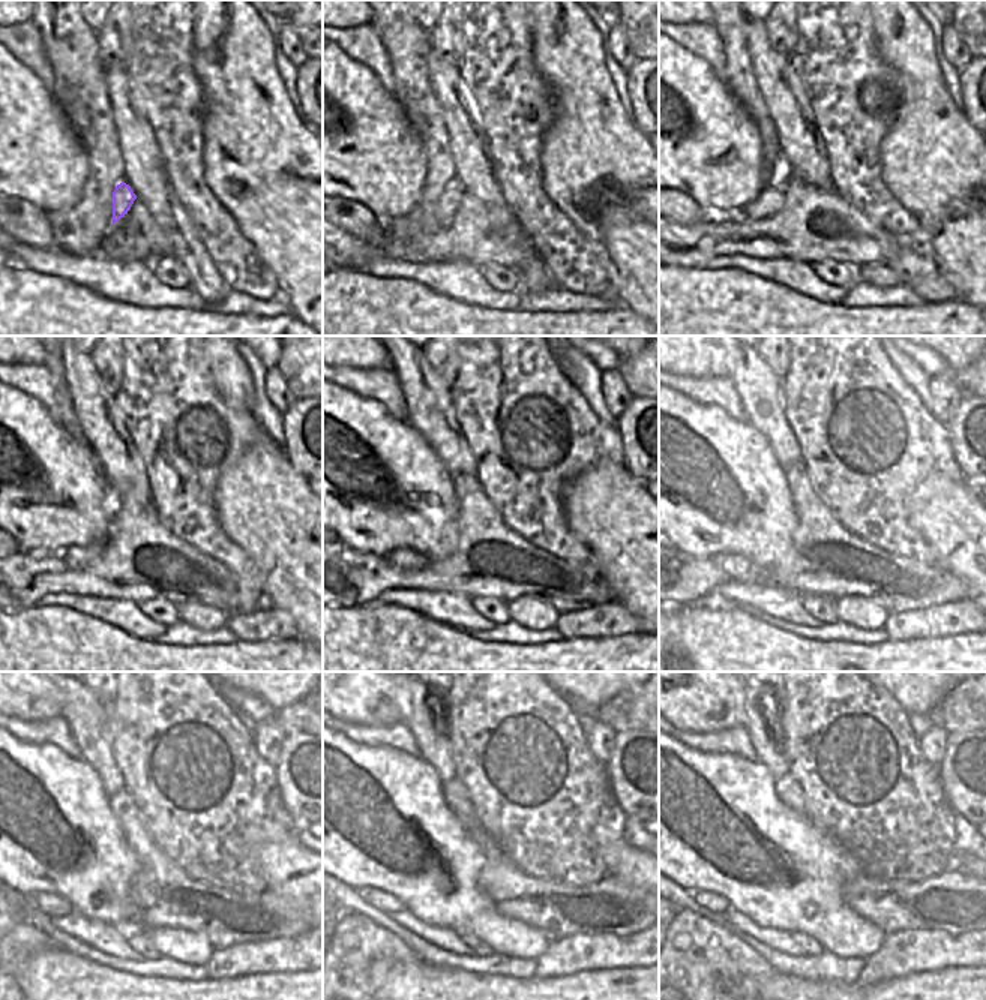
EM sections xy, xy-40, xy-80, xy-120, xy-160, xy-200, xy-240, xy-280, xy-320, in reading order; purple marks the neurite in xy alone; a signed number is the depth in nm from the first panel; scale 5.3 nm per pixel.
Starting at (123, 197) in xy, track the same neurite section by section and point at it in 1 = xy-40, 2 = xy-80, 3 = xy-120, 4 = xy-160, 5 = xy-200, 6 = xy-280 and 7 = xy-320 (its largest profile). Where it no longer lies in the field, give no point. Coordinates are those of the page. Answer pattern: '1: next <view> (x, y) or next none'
1: next xy-40 (450, 197)
2: next xy-80 (770, 200)
3: next xy-120 (75, 556)
4: next xy-160 (407, 559)
5: next xy-200 (736, 567)
6: next xy-280 (377, 898)
7: next xy-320 (709, 900)

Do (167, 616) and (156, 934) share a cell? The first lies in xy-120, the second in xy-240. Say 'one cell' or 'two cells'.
two cells

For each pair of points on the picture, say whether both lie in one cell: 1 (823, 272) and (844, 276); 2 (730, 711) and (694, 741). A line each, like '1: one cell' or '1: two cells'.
1: one cell
2: two cells

